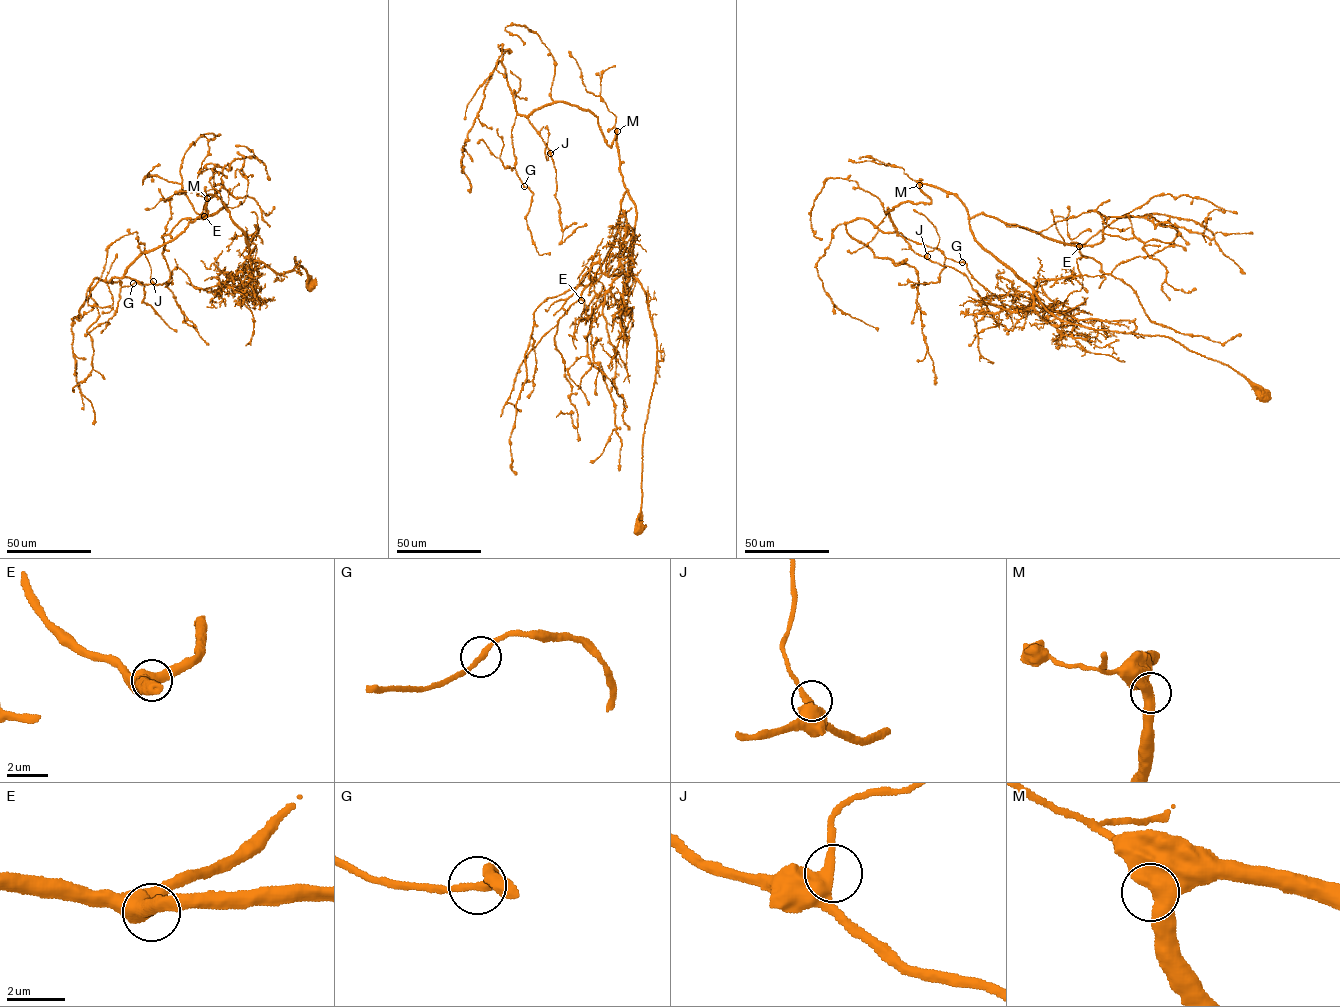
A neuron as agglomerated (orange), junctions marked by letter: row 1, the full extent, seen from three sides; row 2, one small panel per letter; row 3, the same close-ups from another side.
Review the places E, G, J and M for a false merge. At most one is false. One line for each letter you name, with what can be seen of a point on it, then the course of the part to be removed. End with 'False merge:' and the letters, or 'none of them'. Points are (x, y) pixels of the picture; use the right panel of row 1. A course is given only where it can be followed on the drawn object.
False merge: none of them

